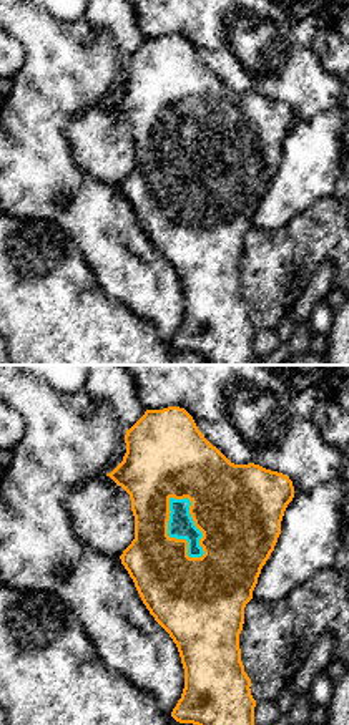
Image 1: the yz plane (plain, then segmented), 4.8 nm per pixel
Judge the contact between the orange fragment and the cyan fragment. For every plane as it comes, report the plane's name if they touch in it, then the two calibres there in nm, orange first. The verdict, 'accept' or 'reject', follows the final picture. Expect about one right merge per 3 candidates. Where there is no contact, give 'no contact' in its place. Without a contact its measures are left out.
contact in yz; calibres 420 and 130 nm

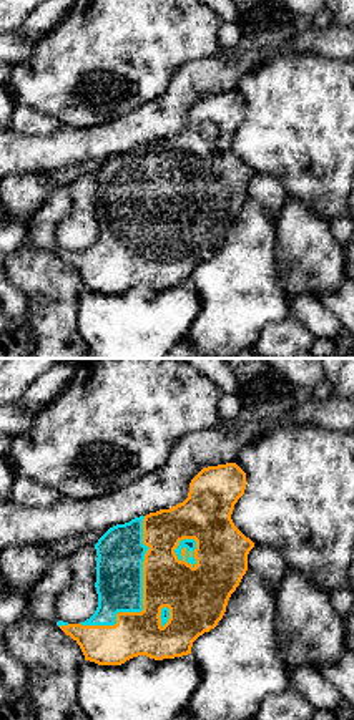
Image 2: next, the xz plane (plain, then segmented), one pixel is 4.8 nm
contact in xz; calibres 280 and 220 nm

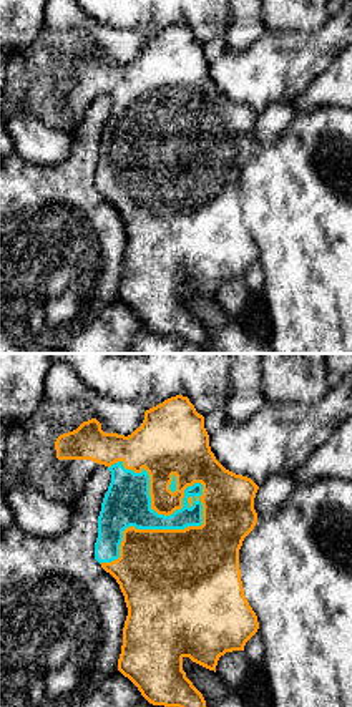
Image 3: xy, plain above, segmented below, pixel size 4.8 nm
contact in xy; calibres 500 and 220 nm

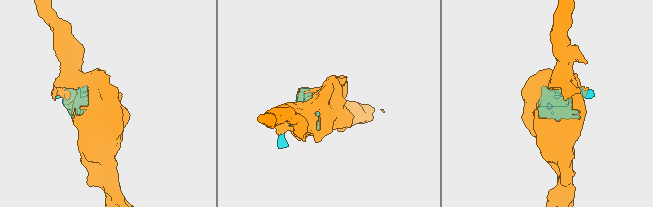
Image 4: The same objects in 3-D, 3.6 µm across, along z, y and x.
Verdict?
accept

